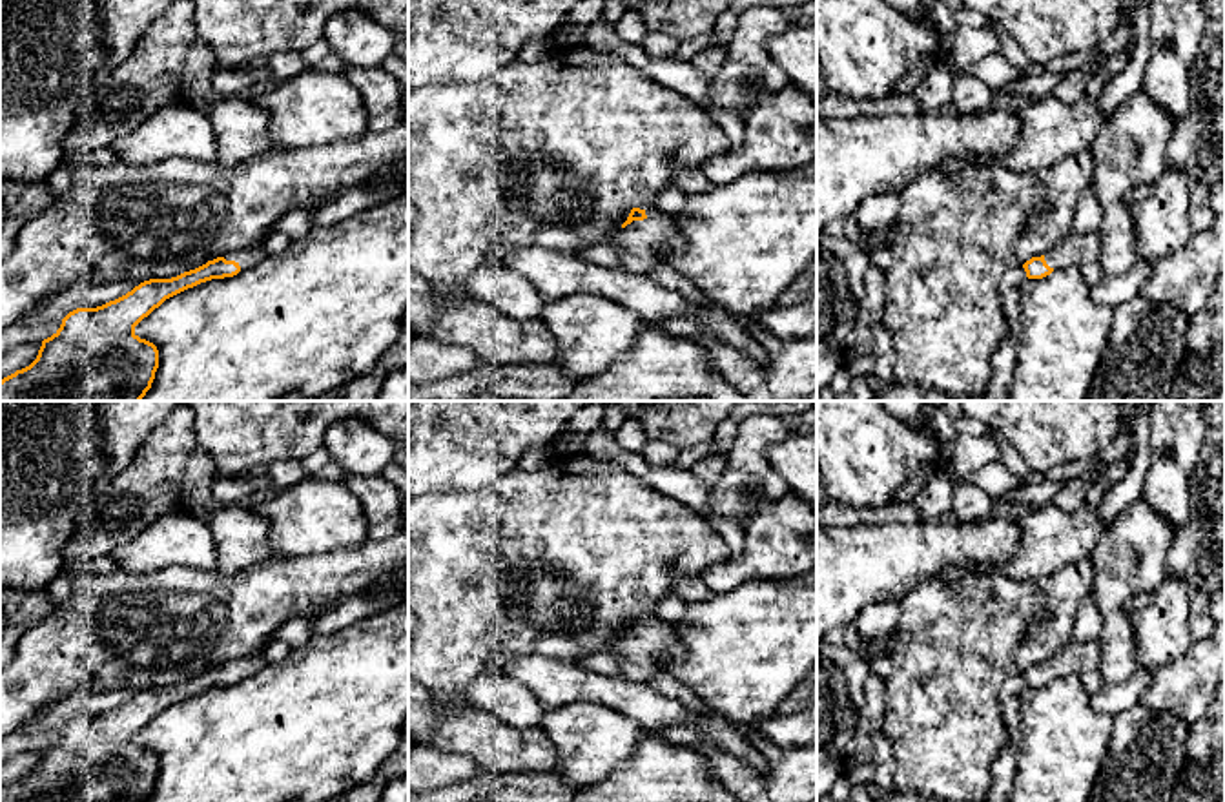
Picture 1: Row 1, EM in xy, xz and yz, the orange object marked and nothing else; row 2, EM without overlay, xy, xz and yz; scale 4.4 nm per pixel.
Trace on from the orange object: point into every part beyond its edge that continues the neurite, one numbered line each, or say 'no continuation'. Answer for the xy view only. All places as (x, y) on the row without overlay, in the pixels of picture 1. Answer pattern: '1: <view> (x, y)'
1: xy (247, 666)

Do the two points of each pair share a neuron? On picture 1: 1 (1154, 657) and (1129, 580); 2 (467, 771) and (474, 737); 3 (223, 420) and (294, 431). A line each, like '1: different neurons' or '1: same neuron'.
1: different neurons
2: different neurons
3: same neuron

